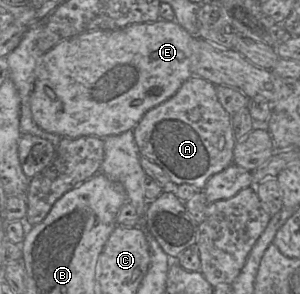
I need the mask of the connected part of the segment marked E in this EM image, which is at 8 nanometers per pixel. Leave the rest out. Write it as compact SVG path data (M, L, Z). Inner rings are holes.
M158 19L154 22L135 23L116 30L93 30L65 39L57 43L48 52L41 55L36 67L36 80L30 99L30 108L34 122L43 130L61 137L78 138L81 136L97 136L105 138L133 130L144 114L150 109L172 97L181 85L192 76L193 40L196 37L187 32L175 20ZM49 87L55 93L55 98L49 97L45 91Z

